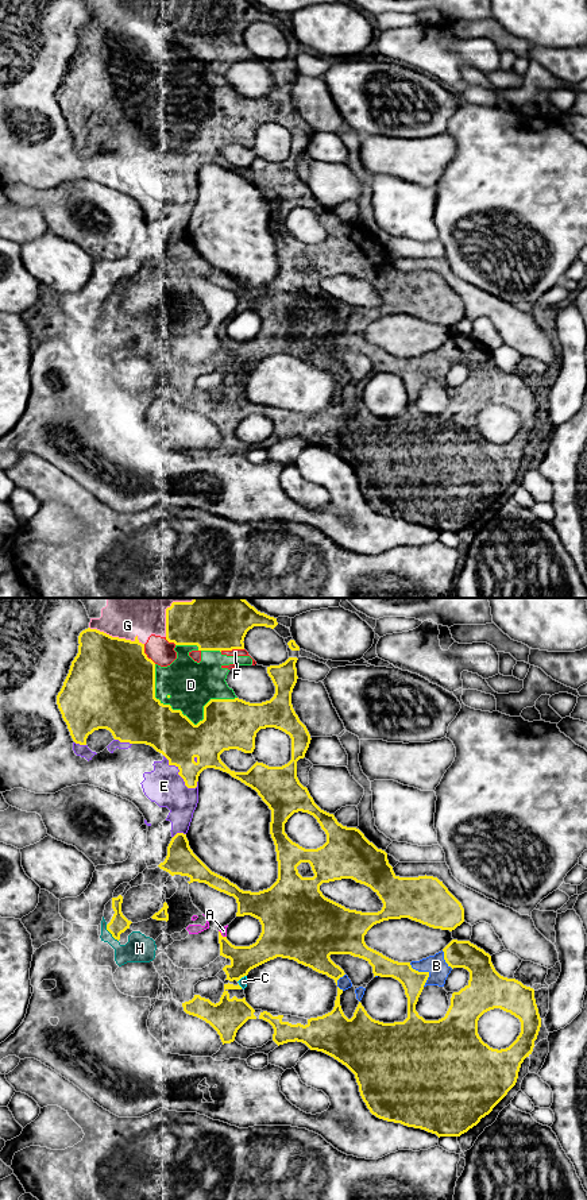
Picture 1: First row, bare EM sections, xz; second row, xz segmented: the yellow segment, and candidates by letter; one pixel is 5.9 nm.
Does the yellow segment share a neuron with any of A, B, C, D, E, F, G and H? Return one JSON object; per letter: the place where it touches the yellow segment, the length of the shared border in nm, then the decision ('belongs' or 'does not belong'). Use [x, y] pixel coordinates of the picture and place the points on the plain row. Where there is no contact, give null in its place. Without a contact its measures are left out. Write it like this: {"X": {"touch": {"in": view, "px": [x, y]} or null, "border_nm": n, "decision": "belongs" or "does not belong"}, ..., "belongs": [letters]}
{"A": {"touch": {"in": "xz", "px": [220, 330]}, "border_nm": 60, "decision": "belongs"}, "B": {"touch": {"in": "xz", "px": [424, 367]}, "border_nm": 170, "decision": "belongs"}, "C": {"touch": {"in": "xz", "px": [242, 371]}, "border_nm": 70, "decision": "belongs"}, "D": {"touch": {"in": "xz", "px": [185, 111]}, "border_nm": 550, "decision": "belongs"}, "E": {"touch": {"in": "xz", "px": [178, 169]}, "border_nm": 280, "decision": "belongs"}, "F": {"touch": {"in": "xz", "px": [231, 45]}, "border_nm": 140, "decision": "belongs"}, "G": {"touch": {"in": "xz", "px": [116, 33]}, "border_nm": 340, "decision": "belongs"}, "H": {"touch": {"in": "xz", "px": [109, 327]}, "border_nm": 130, "decision": "belongs"}, "belongs": ["A", "B", "C", "D", "E", "F", "G", "H"]}

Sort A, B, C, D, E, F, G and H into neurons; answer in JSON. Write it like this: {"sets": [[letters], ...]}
{"sets": [["A", "B", "C", "D", "E", "F", "G", "H"]]}

